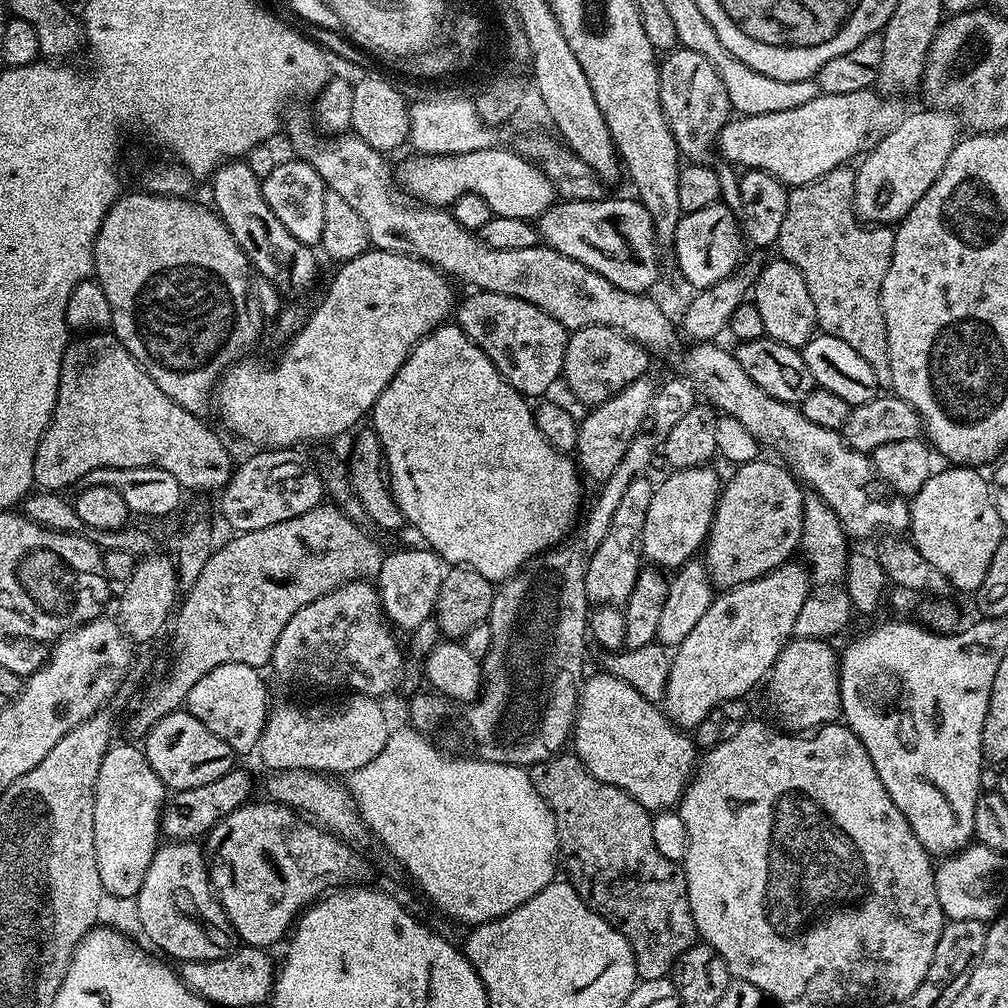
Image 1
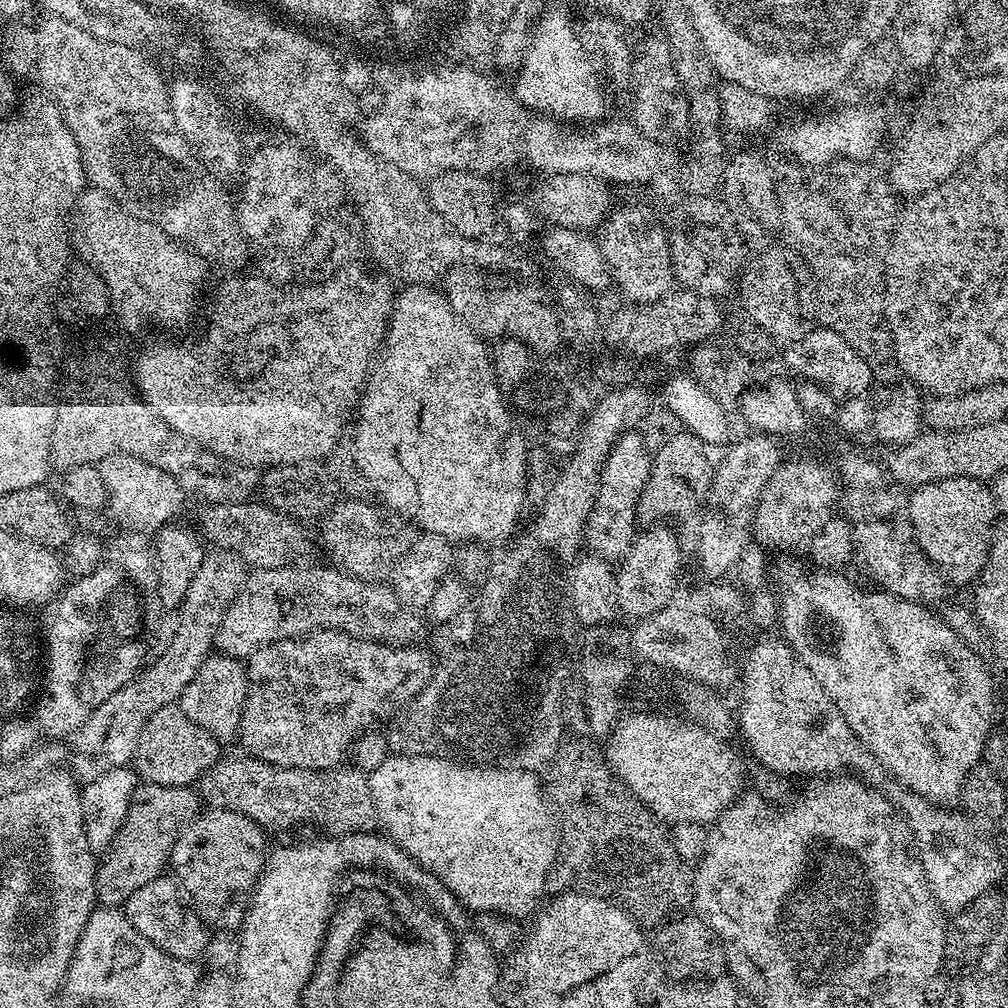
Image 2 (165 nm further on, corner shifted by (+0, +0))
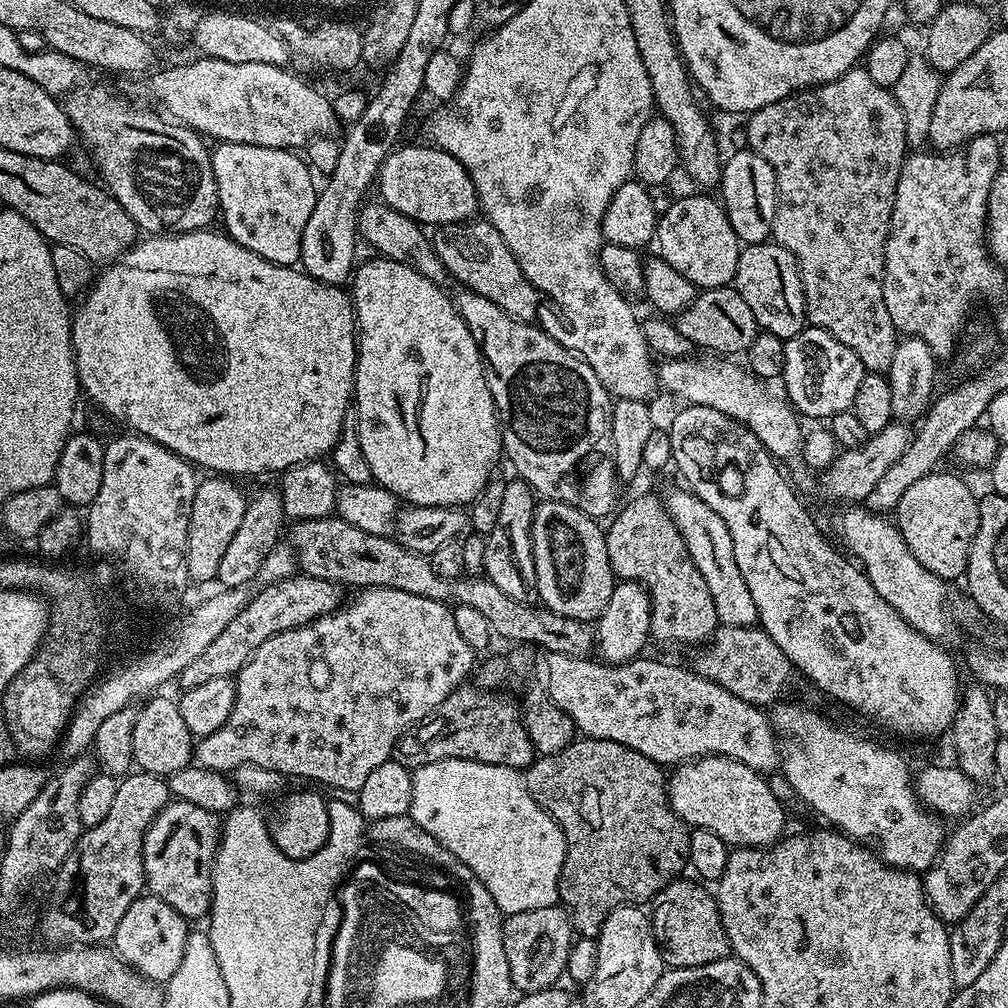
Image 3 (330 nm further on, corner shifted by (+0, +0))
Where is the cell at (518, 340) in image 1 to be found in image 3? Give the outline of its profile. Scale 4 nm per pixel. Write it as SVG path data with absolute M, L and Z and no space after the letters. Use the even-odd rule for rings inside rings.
M473 218L461 224L441 224L435 229L434 243L438 258L442 258L448 267L449 277L457 285L469 288L471 292L482 294L482 298L490 298L494 306L506 310L516 320L535 321L536 311L540 308L541 293L522 274L514 254L502 242L502 234L494 230L487 219Z

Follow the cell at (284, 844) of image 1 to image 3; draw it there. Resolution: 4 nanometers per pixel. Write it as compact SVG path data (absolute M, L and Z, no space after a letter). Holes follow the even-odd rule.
M173 799L150 822L144 835L144 883L151 895L174 906L185 920L207 917L212 906L212 864L220 847L222 820L210 810Z

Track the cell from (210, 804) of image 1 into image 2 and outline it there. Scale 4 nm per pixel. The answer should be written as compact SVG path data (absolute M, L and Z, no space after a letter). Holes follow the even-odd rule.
M137 783L120 833L96 865L96 894L104 906L120 906L142 886L154 882L169 867L178 838L202 811L202 799L195 787L158 786Z

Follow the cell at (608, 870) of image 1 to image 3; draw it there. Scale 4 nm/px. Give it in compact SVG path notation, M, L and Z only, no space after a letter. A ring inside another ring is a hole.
M576 738L572 741L572 744L566 746L564 750L560 750L557 753L550 754L549 756L541 755L539 758L533 759L532 763L528 765L527 768L523 769L524 781L526 786L530 790L532 797L538 802L538 806L542 806L556 819L556 824L564 831L564 865L562 866L562 874L560 875L560 898L559 903L563 905L569 916L572 918L573 929L577 933L580 932L584 936L589 936L589 938L595 938L600 934L600 927L604 924L604 919L607 918L608 914L619 908L621 906L640 906L645 902L643 900L651 901L658 895L662 889L668 884L672 883L673 880L677 879L681 875L680 872L683 868L686 868L686 857L688 855L688 847L690 846L690 828L689 825L684 823L682 818L678 818L678 814L674 814L674 810L670 802L668 801L668 781L666 779L666 772L661 765L653 764L650 758L646 758L646 754L638 754L638 750L630 750L630 746L622 746L618 742L610 742L609 740L589 740L587 738Z

